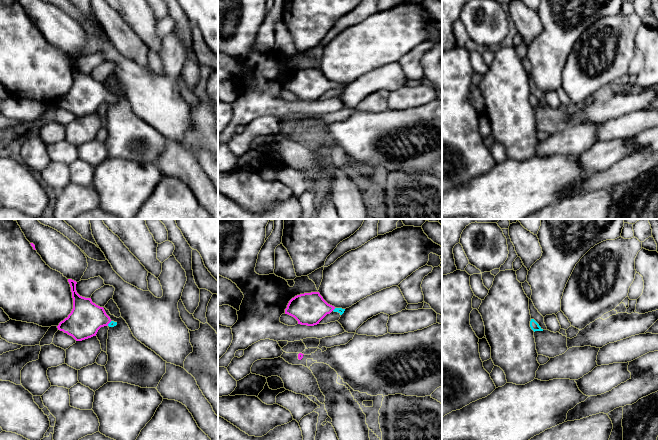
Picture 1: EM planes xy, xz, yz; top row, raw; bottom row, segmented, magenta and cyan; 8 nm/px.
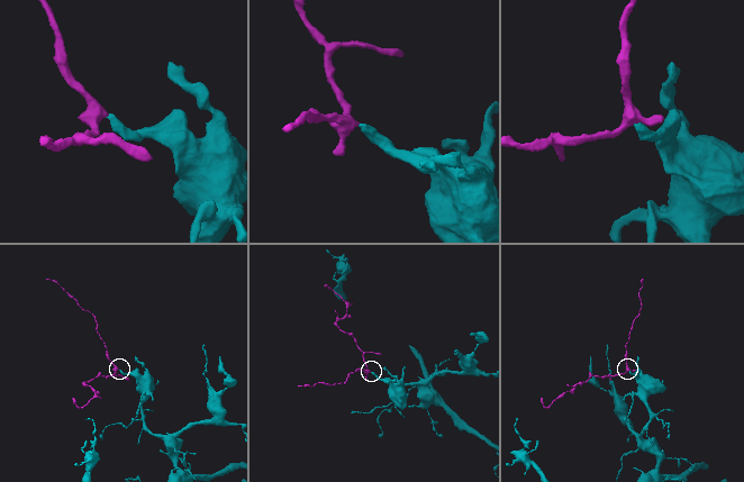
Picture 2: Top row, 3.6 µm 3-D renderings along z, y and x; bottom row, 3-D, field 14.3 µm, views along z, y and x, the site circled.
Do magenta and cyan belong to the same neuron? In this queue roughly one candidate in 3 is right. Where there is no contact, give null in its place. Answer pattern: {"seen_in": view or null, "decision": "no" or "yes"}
{"seen_in": "xy", "decision": "yes"}

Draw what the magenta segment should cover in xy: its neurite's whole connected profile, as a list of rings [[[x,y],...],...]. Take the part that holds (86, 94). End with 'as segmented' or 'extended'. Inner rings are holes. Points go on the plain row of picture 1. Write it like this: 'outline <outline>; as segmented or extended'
outline [[[68,55],[73,74],[71,89],[57,102],[58,106],[72,112],[76,117],[82,117],[96,112],[101,103],[114,103],[114,98],[106,90],[103,83],[92,78],[91,74],[80,72],[76,67],[77,58]]]; extended

